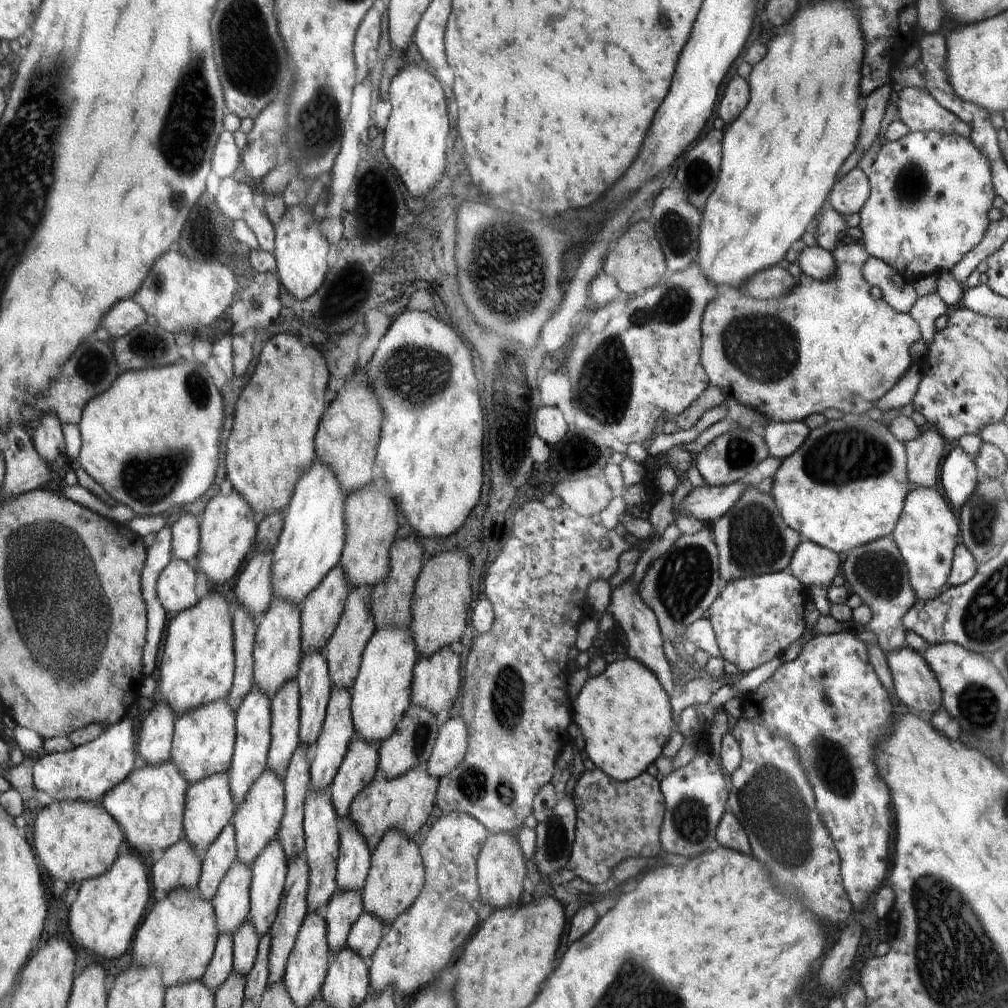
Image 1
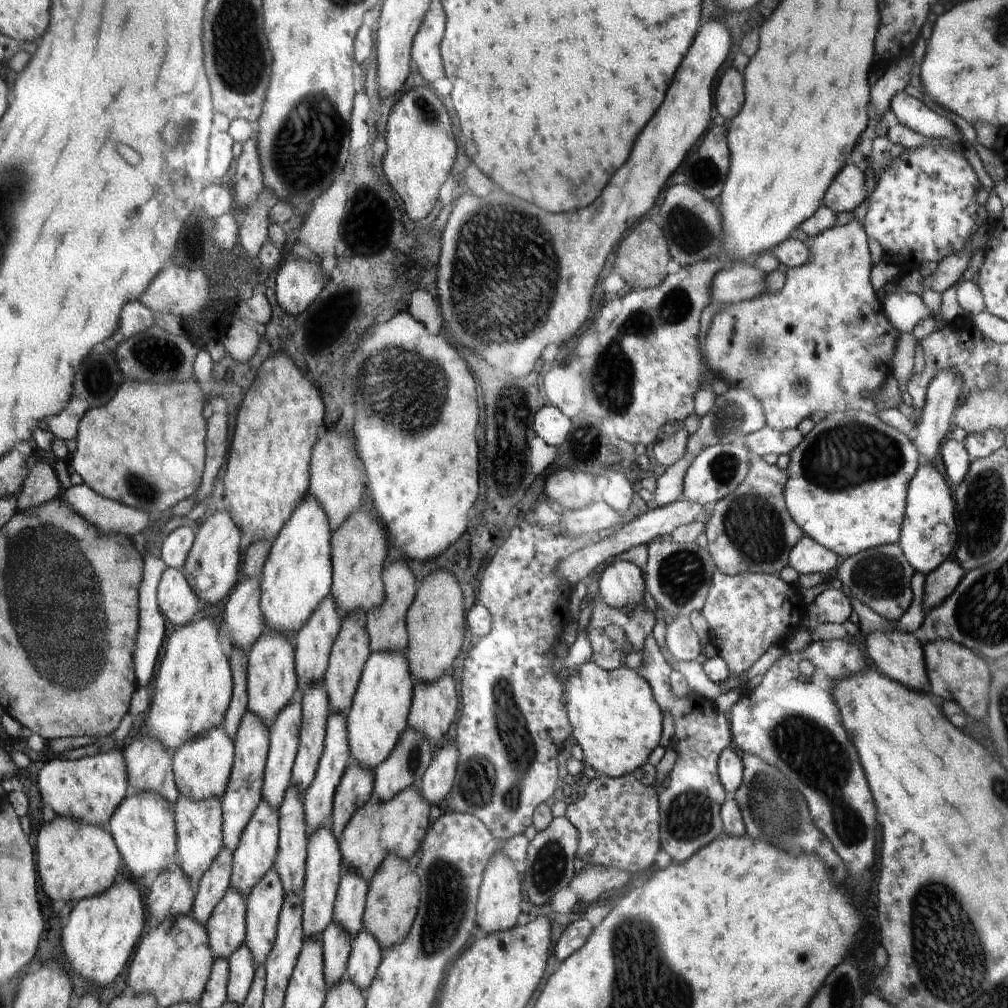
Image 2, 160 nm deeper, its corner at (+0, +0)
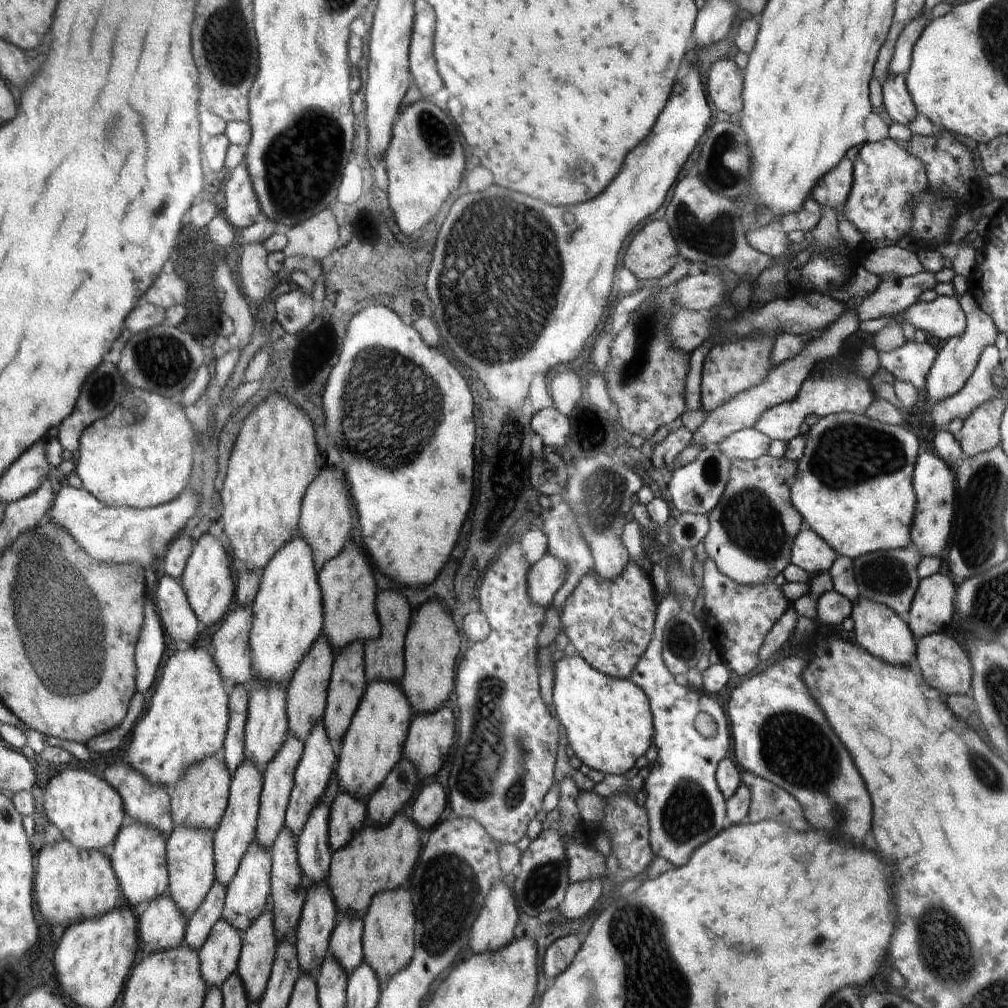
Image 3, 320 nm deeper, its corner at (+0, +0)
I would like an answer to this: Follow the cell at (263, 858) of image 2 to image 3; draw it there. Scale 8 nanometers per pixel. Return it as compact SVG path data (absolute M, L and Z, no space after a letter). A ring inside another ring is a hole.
M254 841L248 848L239 870L230 885L227 886L225 903L221 918L235 926L241 933L252 926L266 910L271 896L271 853L265 847L261 847L259 841Z

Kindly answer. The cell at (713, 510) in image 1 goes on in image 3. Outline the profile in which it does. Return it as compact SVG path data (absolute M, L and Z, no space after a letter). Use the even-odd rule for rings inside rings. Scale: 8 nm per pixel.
M546 554L529 566L527 572L527 595L539 607L547 609L553 596L560 588L565 577L565 564Z

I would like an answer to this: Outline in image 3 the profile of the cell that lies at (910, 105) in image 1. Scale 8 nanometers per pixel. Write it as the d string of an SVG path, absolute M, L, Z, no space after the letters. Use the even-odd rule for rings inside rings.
M887 75L882 84L883 104L894 122L907 126L918 113L908 92L904 75Z

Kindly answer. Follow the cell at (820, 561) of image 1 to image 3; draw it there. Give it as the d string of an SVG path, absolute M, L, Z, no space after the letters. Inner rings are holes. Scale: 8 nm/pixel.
M805 526L797 533L791 548L791 563L813 576L829 572L837 552L812 529Z

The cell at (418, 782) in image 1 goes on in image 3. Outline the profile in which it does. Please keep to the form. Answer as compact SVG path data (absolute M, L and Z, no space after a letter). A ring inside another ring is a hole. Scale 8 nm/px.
M402 810L382 828L365 824L355 838L346 846L332 852L330 876L327 888L335 899L339 918L367 916L376 895L393 891L408 880L416 860L419 860L421 830L411 819L408 810Z

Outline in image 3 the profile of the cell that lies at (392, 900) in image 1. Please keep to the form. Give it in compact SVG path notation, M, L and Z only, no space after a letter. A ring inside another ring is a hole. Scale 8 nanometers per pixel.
M398 889L376 895L367 916L363 918L362 944L363 960L374 971L380 987L387 985L392 977L396 977L411 964L415 956L414 936L414 906L410 894Z

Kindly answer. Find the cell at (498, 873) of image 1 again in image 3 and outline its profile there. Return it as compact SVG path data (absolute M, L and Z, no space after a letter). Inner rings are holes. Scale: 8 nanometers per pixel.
M510 879L500 880L487 894L485 903L469 934L470 950L474 954L494 952L515 938L514 928L519 916Z

